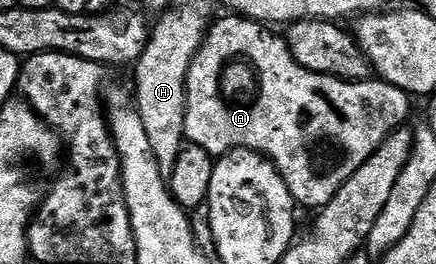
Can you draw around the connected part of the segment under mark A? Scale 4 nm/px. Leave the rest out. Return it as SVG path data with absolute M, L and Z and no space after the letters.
M243 16L228 17L232 18L217 17L213 21L208 33L204 36L204 43L200 45L199 52L196 53L190 64L188 87L186 88L184 137L187 141L198 144L198 148L206 148L206 152L210 152L214 156L228 154L232 150L253 150L264 155L276 166L282 180L290 188L293 203L299 204L301 207L304 205L323 208L326 204L330 204L330 200L336 195L338 188L342 188L342 184L346 184L346 180L350 180L350 176L354 176L354 172L358 172L358 168L362 168L362 164L366 164L366 160L370 160L370 156L374 156L374 152L386 138L407 123L404 121L408 118L409 95L381 80L345 82L344 79L333 78L330 74L310 72L296 63L287 41L281 35L279 38L278 35L271 34L268 31L271 29L265 23Z

